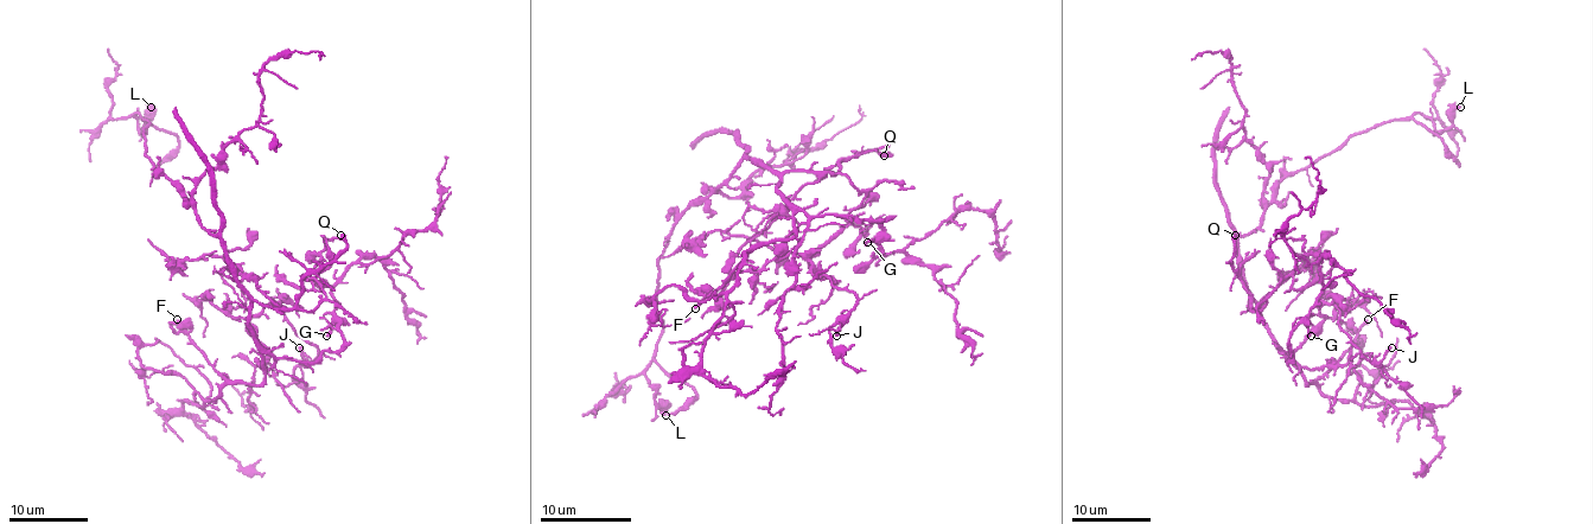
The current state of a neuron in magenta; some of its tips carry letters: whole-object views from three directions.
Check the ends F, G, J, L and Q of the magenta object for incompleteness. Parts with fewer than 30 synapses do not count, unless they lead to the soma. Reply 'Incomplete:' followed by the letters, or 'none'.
Incomplete: F, Q

